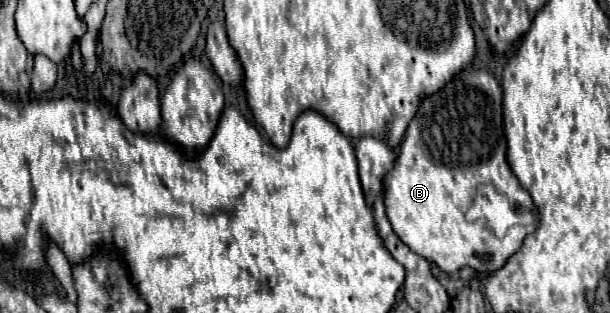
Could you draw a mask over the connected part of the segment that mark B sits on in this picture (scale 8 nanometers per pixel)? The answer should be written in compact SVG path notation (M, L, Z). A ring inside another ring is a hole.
M467 66L445 88L425 98L415 118L411 120L401 144L397 166L385 178L385 206L389 210L389 222L393 230L397 230L397 236L411 250L417 250L417 254L429 258L429 262L435 262L443 272L457 272L465 266L473 268L479 274L497 272L521 248L523 236L533 232L533 226L509 228L507 234L499 236L487 226L485 220L467 222L465 212L473 206L479 184L493 184L499 192L503 192L509 198L509 208L516 214L533 210L533 200L529 198L531 194L513 176L507 162L501 84L487 70L475 70Z

